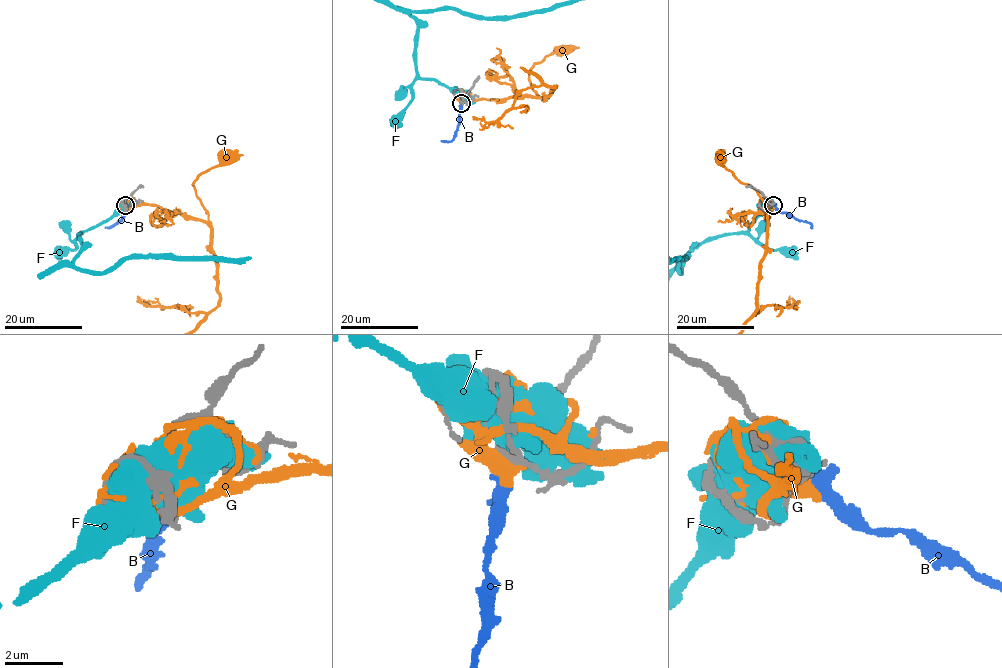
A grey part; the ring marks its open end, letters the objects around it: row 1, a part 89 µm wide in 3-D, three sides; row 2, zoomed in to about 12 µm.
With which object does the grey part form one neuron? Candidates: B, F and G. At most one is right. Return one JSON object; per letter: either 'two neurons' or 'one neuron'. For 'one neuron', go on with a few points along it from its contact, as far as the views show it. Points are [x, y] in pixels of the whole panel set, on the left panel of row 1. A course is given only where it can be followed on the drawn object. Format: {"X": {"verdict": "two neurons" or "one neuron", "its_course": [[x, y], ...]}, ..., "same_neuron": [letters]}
{"B": {"verdict": "one neuron"}, "F": {"verdict": "two neurons"}, "G": {"verdict": "two neurons"}, "same_neuron": ["B"]}

